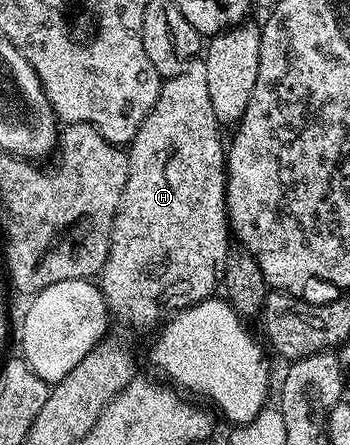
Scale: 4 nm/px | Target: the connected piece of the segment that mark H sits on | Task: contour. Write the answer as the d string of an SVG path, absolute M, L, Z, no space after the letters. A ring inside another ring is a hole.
M201 58L191 59L189 65L176 77L165 80L160 89L160 97L156 97L156 105L144 117L136 137L128 145L130 164L128 165L128 181L124 185L124 197L120 201L120 209L114 218L110 234L110 252L100 272L102 295L106 299L106 307L115 320L118 319L126 327L154 327L171 318L186 307L196 305L200 301L211 298L214 290L222 287L222 278L226 262L232 250L232 232L228 226L226 214L226 151L224 139L220 132L220 124L216 113L212 113L212 101L208 97L208 80L204 74L204 62Z

